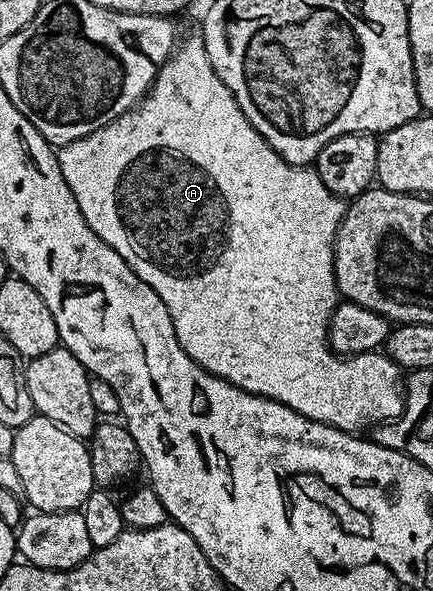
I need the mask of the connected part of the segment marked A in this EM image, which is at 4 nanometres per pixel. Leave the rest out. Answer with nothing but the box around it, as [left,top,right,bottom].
[56,33,404,433]

